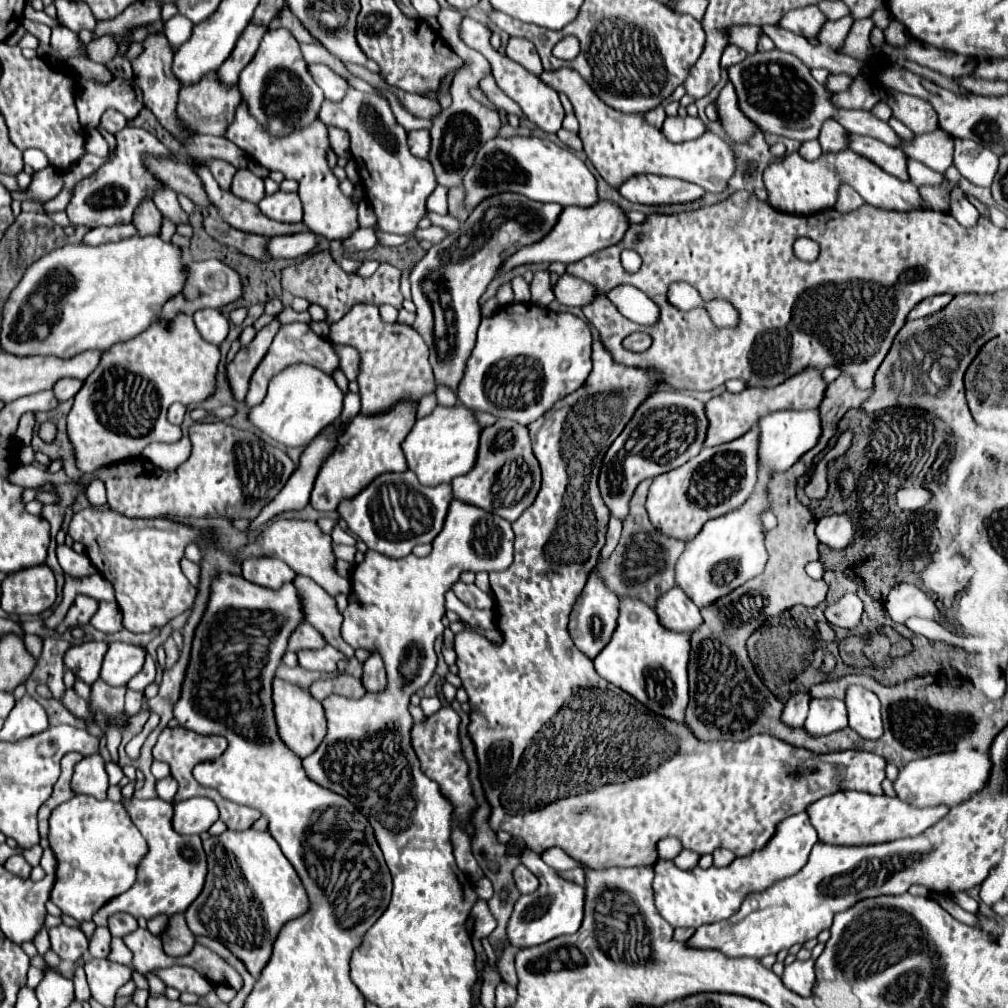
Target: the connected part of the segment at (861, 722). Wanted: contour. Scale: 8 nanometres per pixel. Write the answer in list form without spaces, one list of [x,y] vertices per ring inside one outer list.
[[[850,686],[845,696],[849,726],[865,739],[882,736],[883,722],[878,696],[862,686]]]

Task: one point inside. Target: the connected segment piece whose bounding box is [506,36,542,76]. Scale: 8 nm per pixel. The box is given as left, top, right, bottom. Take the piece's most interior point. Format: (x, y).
(520, 50)

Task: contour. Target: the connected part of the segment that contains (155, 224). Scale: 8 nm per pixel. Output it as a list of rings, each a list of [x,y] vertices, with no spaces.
[[[142,202],[136,212],[134,212],[134,222],[132,222],[138,230],[140,236],[150,236],[150,234],[160,234],[162,228],[162,214],[160,210],[154,206],[154,202]]]

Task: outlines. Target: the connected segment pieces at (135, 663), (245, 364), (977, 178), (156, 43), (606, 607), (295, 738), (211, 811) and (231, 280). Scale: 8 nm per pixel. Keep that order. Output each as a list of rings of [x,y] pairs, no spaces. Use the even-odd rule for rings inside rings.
[[[112,642],[104,656],[100,678],[110,686],[126,686],[128,680],[140,672],[144,664],[144,648]]]
[[[272,320],[268,326],[264,326],[256,334],[256,338],[246,348],[240,348],[238,354],[234,356],[234,360],[228,364],[226,376],[228,376],[228,384],[230,384],[230,390],[232,390],[232,396],[236,402],[244,400],[248,380],[250,380],[254,368],[260,364],[260,360],[268,352],[270,342],[272,342],[274,334],[278,332],[278,328],[280,328],[280,324],[276,320]]]
[[[956,138],[954,140],[954,166],[958,172],[976,186],[990,186],[998,172],[998,156],[978,142]]]
[[[162,32],[156,34],[148,34],[142,40],[142,54],[136,56],[132,60],[132,70],[134,70],[134,82],[136,86],[144,92],[144,106],[150,108],[154,112],[154,116],[160,120],[160,124],[164,128],[168,128],[172,134],[176,134],[178,138],[184,138],[184,130],[176,118],[176,100],[178,100],[178,90],[180,90],[180,82],[176,80],[176,76],[172,74],[170,66],[172,66],[172,46],[166,40],[166,36]]]
[[[590,574],[588,582],[570,614],[568,632],[570,632],[574,646],[578,650],[582,650],[588,658],[596,658],[602,652],[602,648],[610,642],[610,638],[616,630],[616,620],[618,620],[618,598],[602,584],[602,580],[596,574]]]
[[[274,678],[272,682],[272,700],[274,700],[274,714],[278,722],[278,732],[280,738],[288,744],[290,750],[294,750],[300,758],[312,754],[322,738],[326,736],[326,718],[324,718],[324,708],[318,700],[310,698],[310,692],[286,682],[282,678]]]
[[[190,798],[174,806],[174,830],[180,834],[202,834],[218,816],[218,808],[210,798]]]
[[[206,260],[206,262],[186,262],[186,282],[184,282],[184,290],[180,290],[174,298],[170,298],[164,308],[162,308],[162,318],[168,322],[172,320],[178,312],[184,314],[194,314],[200,308],[220,308],[228,302],[234,302],[236,298],[240,298],[242,294],[242,284],[240,284],[240,276],[228,268],[226,264],[222,264],[220,260]]]

